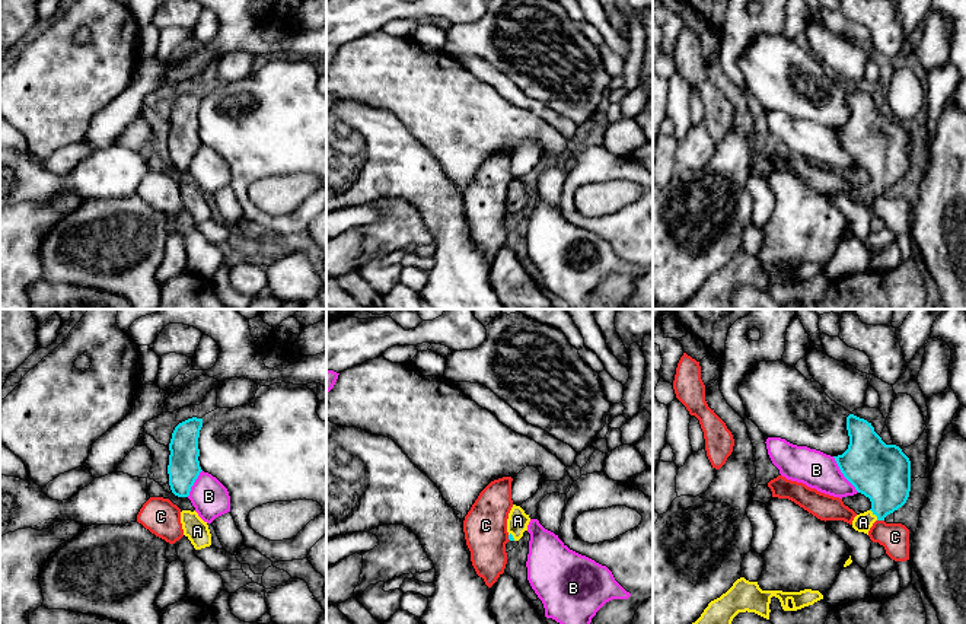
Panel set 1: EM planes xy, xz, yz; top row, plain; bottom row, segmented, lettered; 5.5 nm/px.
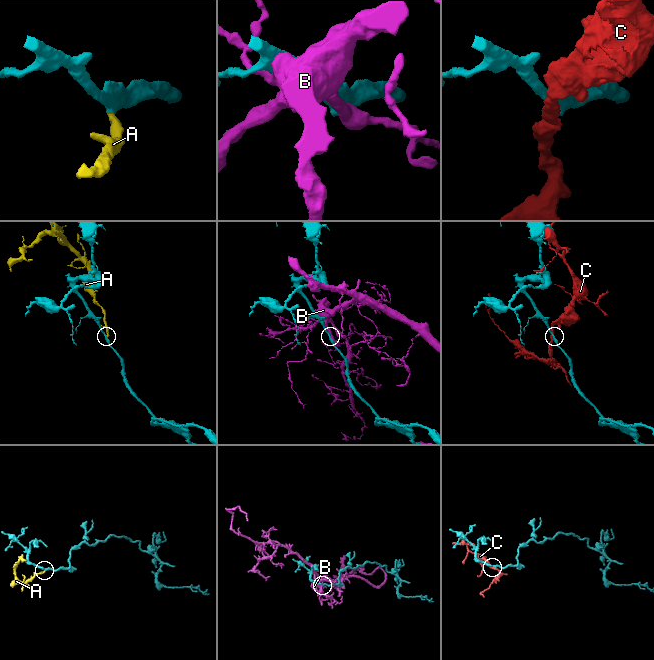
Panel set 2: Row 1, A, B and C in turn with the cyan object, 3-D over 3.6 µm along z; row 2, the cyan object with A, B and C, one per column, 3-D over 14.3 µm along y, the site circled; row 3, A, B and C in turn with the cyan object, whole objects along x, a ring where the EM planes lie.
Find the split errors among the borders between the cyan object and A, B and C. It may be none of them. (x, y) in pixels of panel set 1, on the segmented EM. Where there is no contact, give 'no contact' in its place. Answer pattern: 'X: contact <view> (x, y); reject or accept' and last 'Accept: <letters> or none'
A: contact yz (874, 513); accept
B: contact yz (842, 473); reject
C: contact yz (880, 519); reject
Accept: A

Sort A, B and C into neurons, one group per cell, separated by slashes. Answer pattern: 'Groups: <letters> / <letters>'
Groups: A / B / C

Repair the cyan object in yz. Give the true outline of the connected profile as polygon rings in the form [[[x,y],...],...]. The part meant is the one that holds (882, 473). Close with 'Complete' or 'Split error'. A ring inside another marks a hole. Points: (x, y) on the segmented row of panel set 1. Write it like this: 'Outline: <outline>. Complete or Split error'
Outline: [[[847,417],[848,449],[833,456],[844,477],[871,502],[871,509],[852,520],[852,528],[868,535],[876,520],[902,507],[911,491],[911,461],[896,445],[886,445],[871,423]]]. Split error

